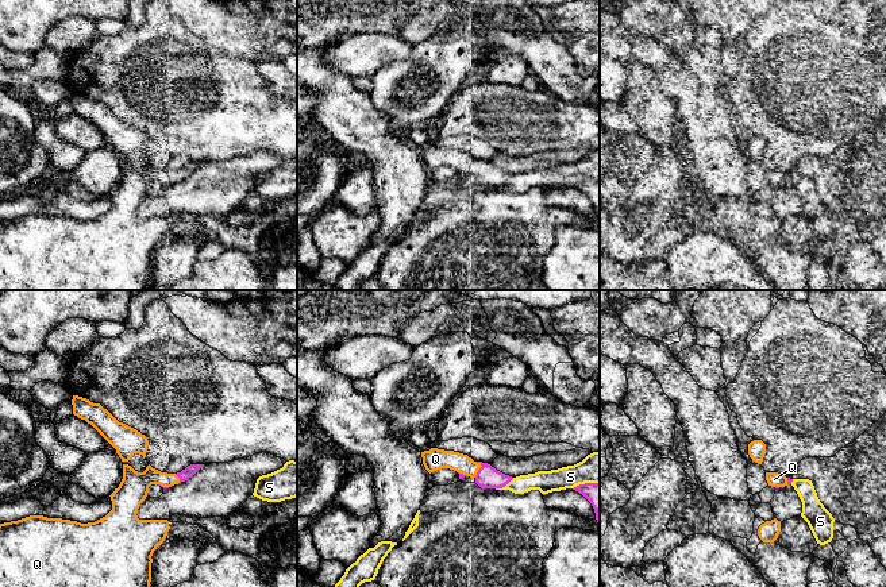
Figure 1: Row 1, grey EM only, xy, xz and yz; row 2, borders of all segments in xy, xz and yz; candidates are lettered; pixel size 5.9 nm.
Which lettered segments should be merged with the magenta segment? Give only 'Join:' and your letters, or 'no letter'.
Join: Q

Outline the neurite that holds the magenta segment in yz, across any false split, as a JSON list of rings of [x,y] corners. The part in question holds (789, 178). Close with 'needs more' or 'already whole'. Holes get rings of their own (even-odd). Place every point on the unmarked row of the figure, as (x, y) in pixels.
[[[766,170],[766,178],[768,181],[768,184],[779,186],[779,185],[785,185],[787,182],[791,182],[793,177],[786,175],[782,171],[778,170]]]; needs more

